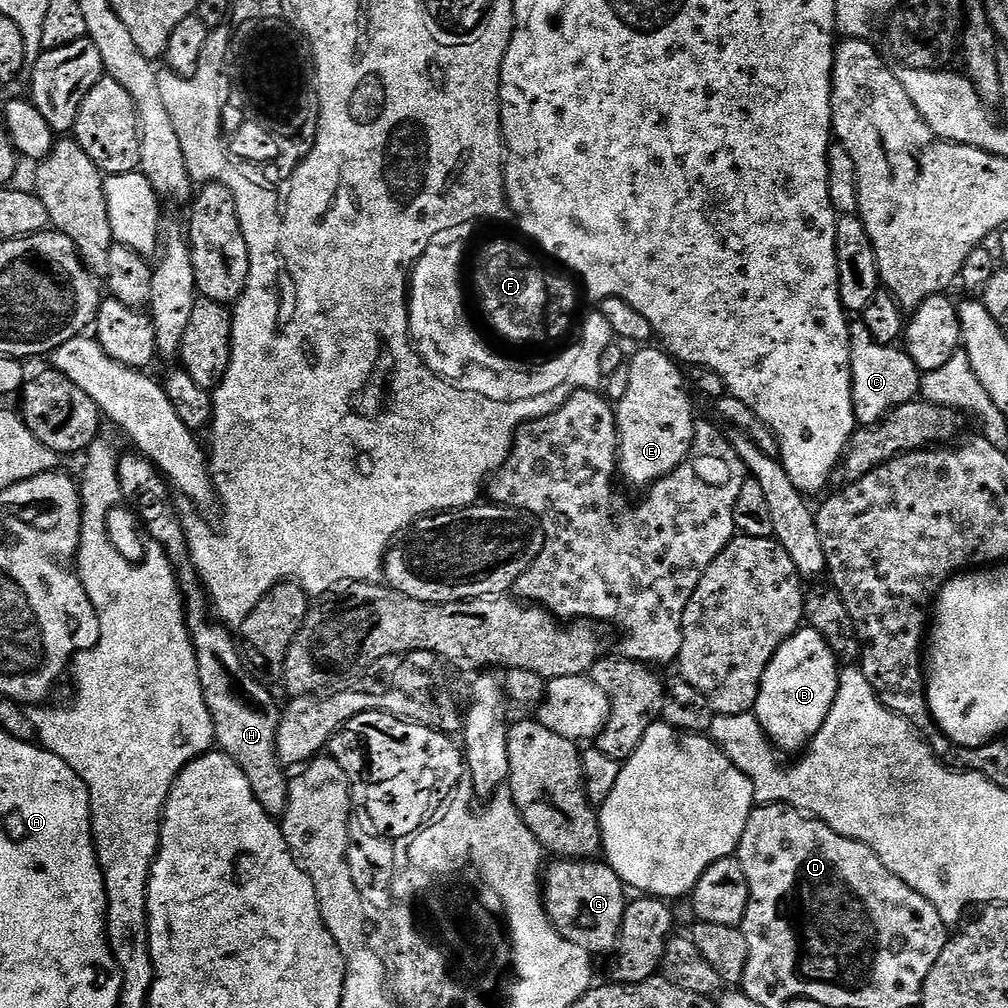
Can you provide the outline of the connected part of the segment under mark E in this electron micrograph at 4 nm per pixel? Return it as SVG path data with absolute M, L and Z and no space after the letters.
M641 347L637 351L640 353L631 357L630 386L615 405L616 430L620 434L618 472L640 490L670 475L688 457L698 419L697 413L692 413L693 397L681 365L663 347L652 347Z

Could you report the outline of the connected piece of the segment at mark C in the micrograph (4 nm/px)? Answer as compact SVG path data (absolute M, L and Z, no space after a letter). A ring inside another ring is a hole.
M863 322L853 323L850 328L850 370L852 371L852 393L857 425L876 424L886 413L893 412L898 406L920 396L922 373L914 361L908 357L907 351L900 346L874 342L874 338L870 338L870 330L866 330Z

